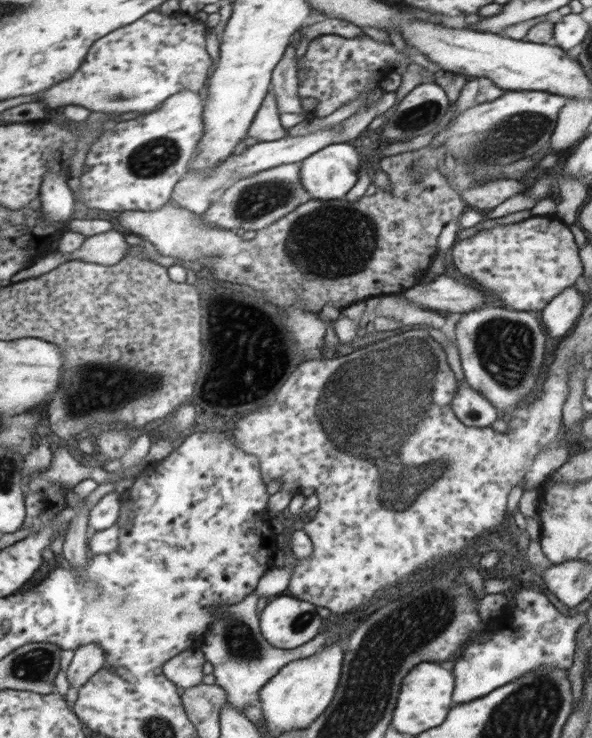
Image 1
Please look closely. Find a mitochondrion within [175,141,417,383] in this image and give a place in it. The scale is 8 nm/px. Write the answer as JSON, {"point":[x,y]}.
{"point":[331,241]}

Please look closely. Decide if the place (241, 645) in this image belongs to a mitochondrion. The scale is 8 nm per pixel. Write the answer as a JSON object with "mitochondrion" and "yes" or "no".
{"mitochondrion":"yes"}

